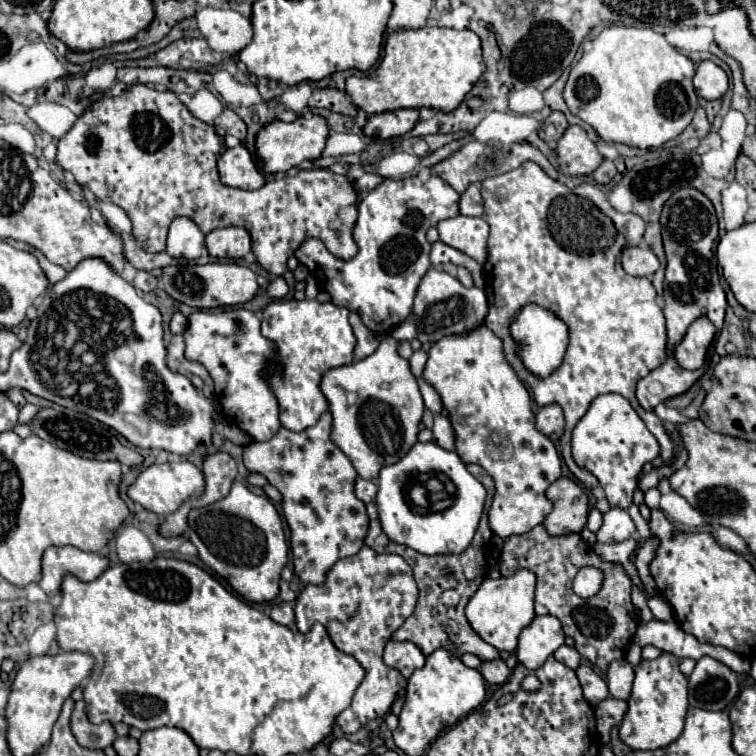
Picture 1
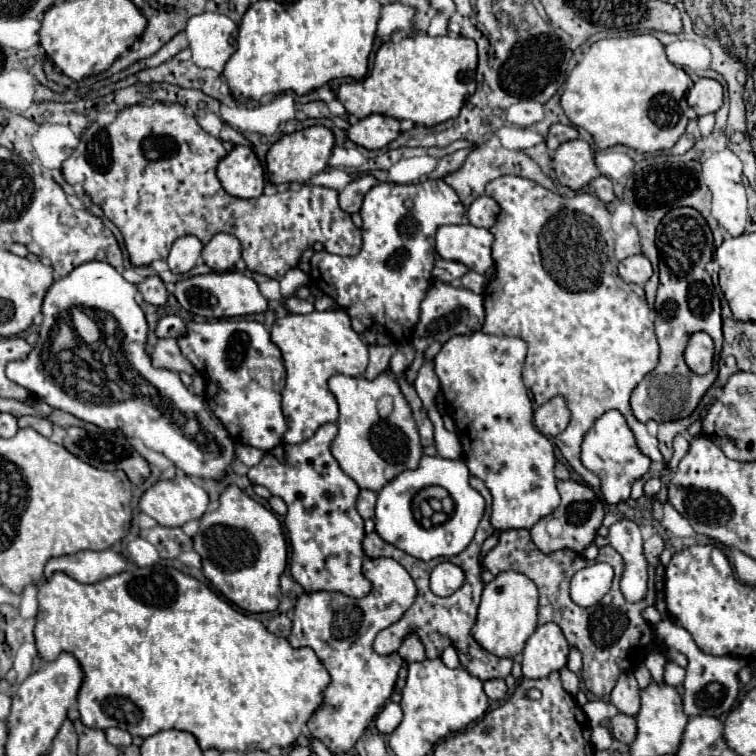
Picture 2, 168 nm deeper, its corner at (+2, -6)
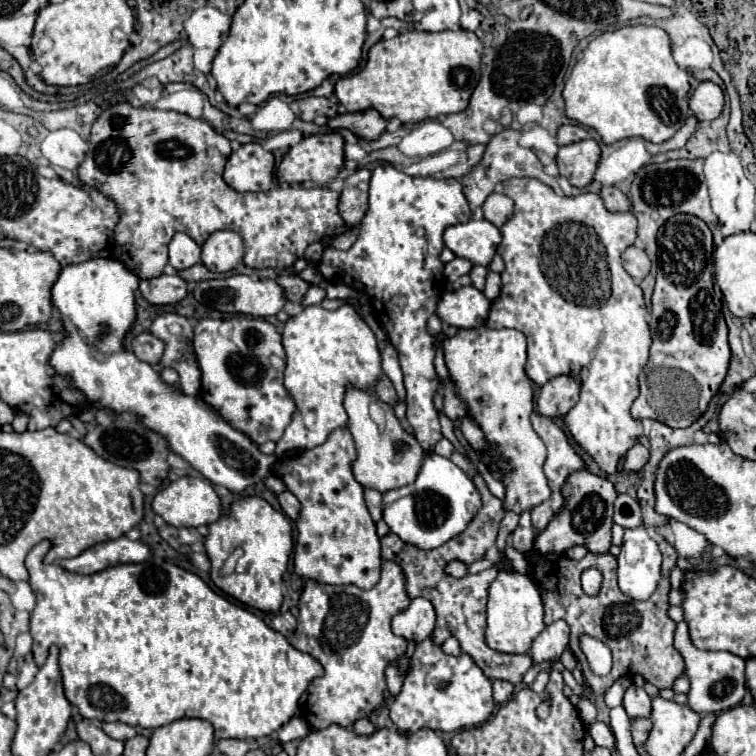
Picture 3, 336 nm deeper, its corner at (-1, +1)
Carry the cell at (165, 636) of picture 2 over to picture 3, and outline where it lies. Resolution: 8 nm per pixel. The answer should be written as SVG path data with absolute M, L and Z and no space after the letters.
M42 541L38 543L26 557L26 569L30 573L30 587L36 595L36 607L30 613L30 633L34 639L32 645L32 655L36 665L44 665L46 657L48 657L48 647L56 645L60 649L58 655L58 663L60 663L60 673L64 679L64 693L66 699L80 709L80 715L86 719L98 719L98 721L120 721L126 725L140 725L146 729L156 729L162 725L168 725L176 719L184 719L184 717L200 717L200 719L208 719L214 727L214 735L216 739L260 739L266 737L274 731L278 731L286 721L290 721L298 709L298 701L302 697L302 693L306 691L306 687L310 685L312 679L320 677L324 673L322 665L308 653L302 653L298 649L294 649L284 635L280 635L278 631L270 629L258 615L250 613L246 607L238 607L232 601L216 595L198 575L184 571L172 563L156 563L156 561L146 561L146 563L132 563L132 565L114 565L108 567L104 571L98 571L94 575L76 575L72 571L62 569L60 565L46 565L42 557L46 557L46 553L50 551L52 543L50 541Z

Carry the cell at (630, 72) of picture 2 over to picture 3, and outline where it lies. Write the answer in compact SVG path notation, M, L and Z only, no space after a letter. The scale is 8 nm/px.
M628 25L590 41L582 53L582 59L574 65L562 97L566 101L568 119L594 129L604 143L616 143L628 137L664 143L684 125L688 117L688 91L690 75L676 65L668 33L656 25Z

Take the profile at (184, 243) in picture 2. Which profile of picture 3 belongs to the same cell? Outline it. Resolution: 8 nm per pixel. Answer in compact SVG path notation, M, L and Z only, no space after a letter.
M176 233L168 243L168 263L176 269L188 269L200 261L200 247L186 233Z

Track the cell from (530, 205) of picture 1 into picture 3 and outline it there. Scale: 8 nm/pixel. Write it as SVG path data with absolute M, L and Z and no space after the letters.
M508 179L504 185L502 185L502 193L508 195L510 199L514 199L514 217L500 229L502 231L502 243L498 247L498 255L504 259L506 263L506 271L502 273L502 293L500 297L492 303L492 309L490 309L490 315L488 315L488 321L486 321L486 327L490 329L518 329L526 335L526 353L528 353L528 361L526 361L526 375L536 383L536 385L544 385L548 379L552 377L558 377L558 375L572 375L572 377L578 377L580 379L580 399L578 403L570 409L570 413L564 417L572 437L576 439L576 443L588 451L594 461L600 465L602 471L606 473L614 473L616 471L616 465L618 465L618 459L626 455L626 451L636 443L644 443L648 445L648 439L642 435L642 425L640 421L632 419L630 415L630 407L634 403L634 399L638 397L638 375L642 373L646 361L648 361L648 349L650 349L650 343L652 343L652 337L650 337L650 327L648 327L648 321L646 321L646 305L644 305L644 295L642 295L642 289L638 287L638 283L624 271L622 267L622 253L626 247L630 247L636 239L636 217L628 211L628 213L610 213L600 195L596 193L582 193L582 195L576 195L576 197L566 197L566 195L556 195L550 187L546 187L544 183L540 183L538 179Z

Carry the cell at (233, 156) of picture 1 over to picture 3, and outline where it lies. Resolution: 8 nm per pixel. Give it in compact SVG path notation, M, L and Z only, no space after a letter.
M246 143L234 151L224 169L224 181L236 191L268 191L274 181L274 155L262 149L260 143Z

